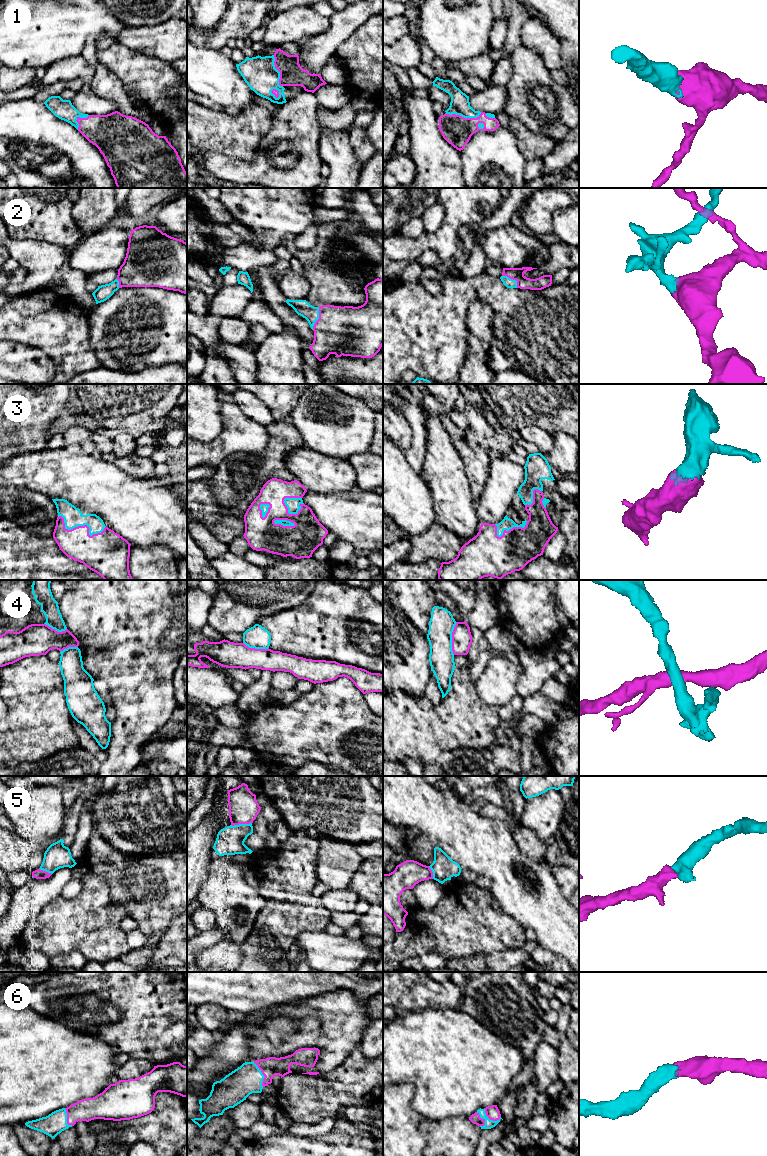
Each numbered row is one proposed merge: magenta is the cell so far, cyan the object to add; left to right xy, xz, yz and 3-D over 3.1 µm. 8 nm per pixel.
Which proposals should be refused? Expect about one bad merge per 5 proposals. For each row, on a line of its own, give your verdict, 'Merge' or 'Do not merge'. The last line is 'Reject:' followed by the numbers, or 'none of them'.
1: Merge
2: Merge
3: Merge
4: Do not merge
5: Merge
6: Merge
Reject: 4

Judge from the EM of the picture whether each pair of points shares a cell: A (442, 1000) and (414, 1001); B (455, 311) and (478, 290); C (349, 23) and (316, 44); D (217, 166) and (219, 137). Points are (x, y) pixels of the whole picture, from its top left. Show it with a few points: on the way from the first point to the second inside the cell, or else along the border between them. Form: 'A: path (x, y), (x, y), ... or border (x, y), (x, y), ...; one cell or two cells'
A: path (435, 1000), (421, 1000); one cell
B: path (459, 305), (472, 292); one cell
C: path (341, 28), (324, 44); one cell
D: border (240, 161), (215, 152), (205, 152), (200, 166); two cells

